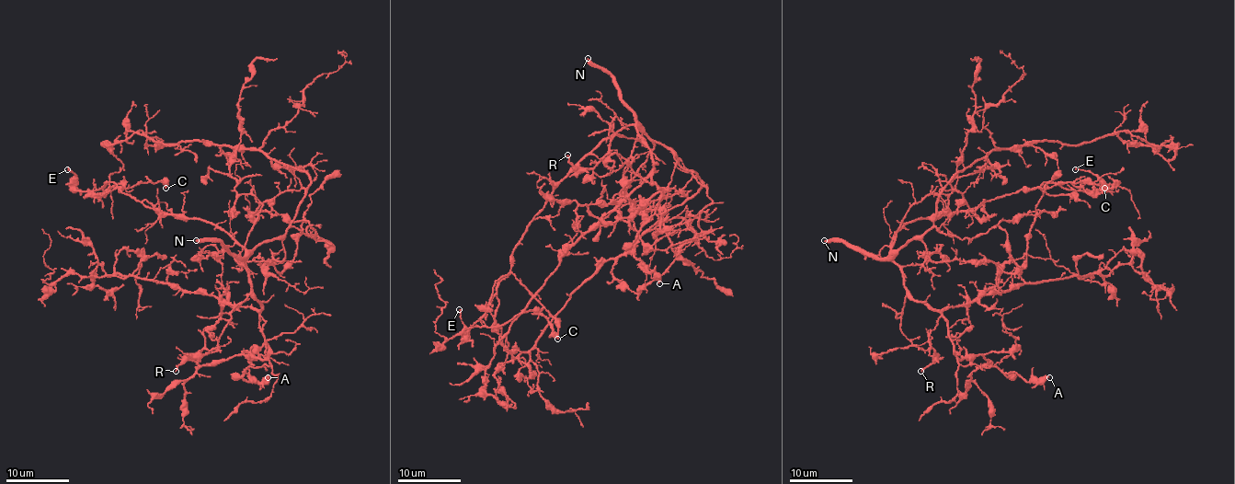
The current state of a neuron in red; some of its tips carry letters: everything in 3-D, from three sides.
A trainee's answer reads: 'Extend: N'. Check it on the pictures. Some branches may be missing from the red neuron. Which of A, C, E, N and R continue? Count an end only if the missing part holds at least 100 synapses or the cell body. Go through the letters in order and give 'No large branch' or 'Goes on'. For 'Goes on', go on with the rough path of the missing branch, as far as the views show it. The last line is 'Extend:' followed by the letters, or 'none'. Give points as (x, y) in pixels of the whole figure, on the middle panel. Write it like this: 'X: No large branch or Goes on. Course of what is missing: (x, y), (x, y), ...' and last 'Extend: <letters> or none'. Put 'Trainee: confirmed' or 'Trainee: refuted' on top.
Trainee: confirmed
A: No large branch
C: No large branch
E: No large branch
N: Goes on
R: No large branch
Extend: N

